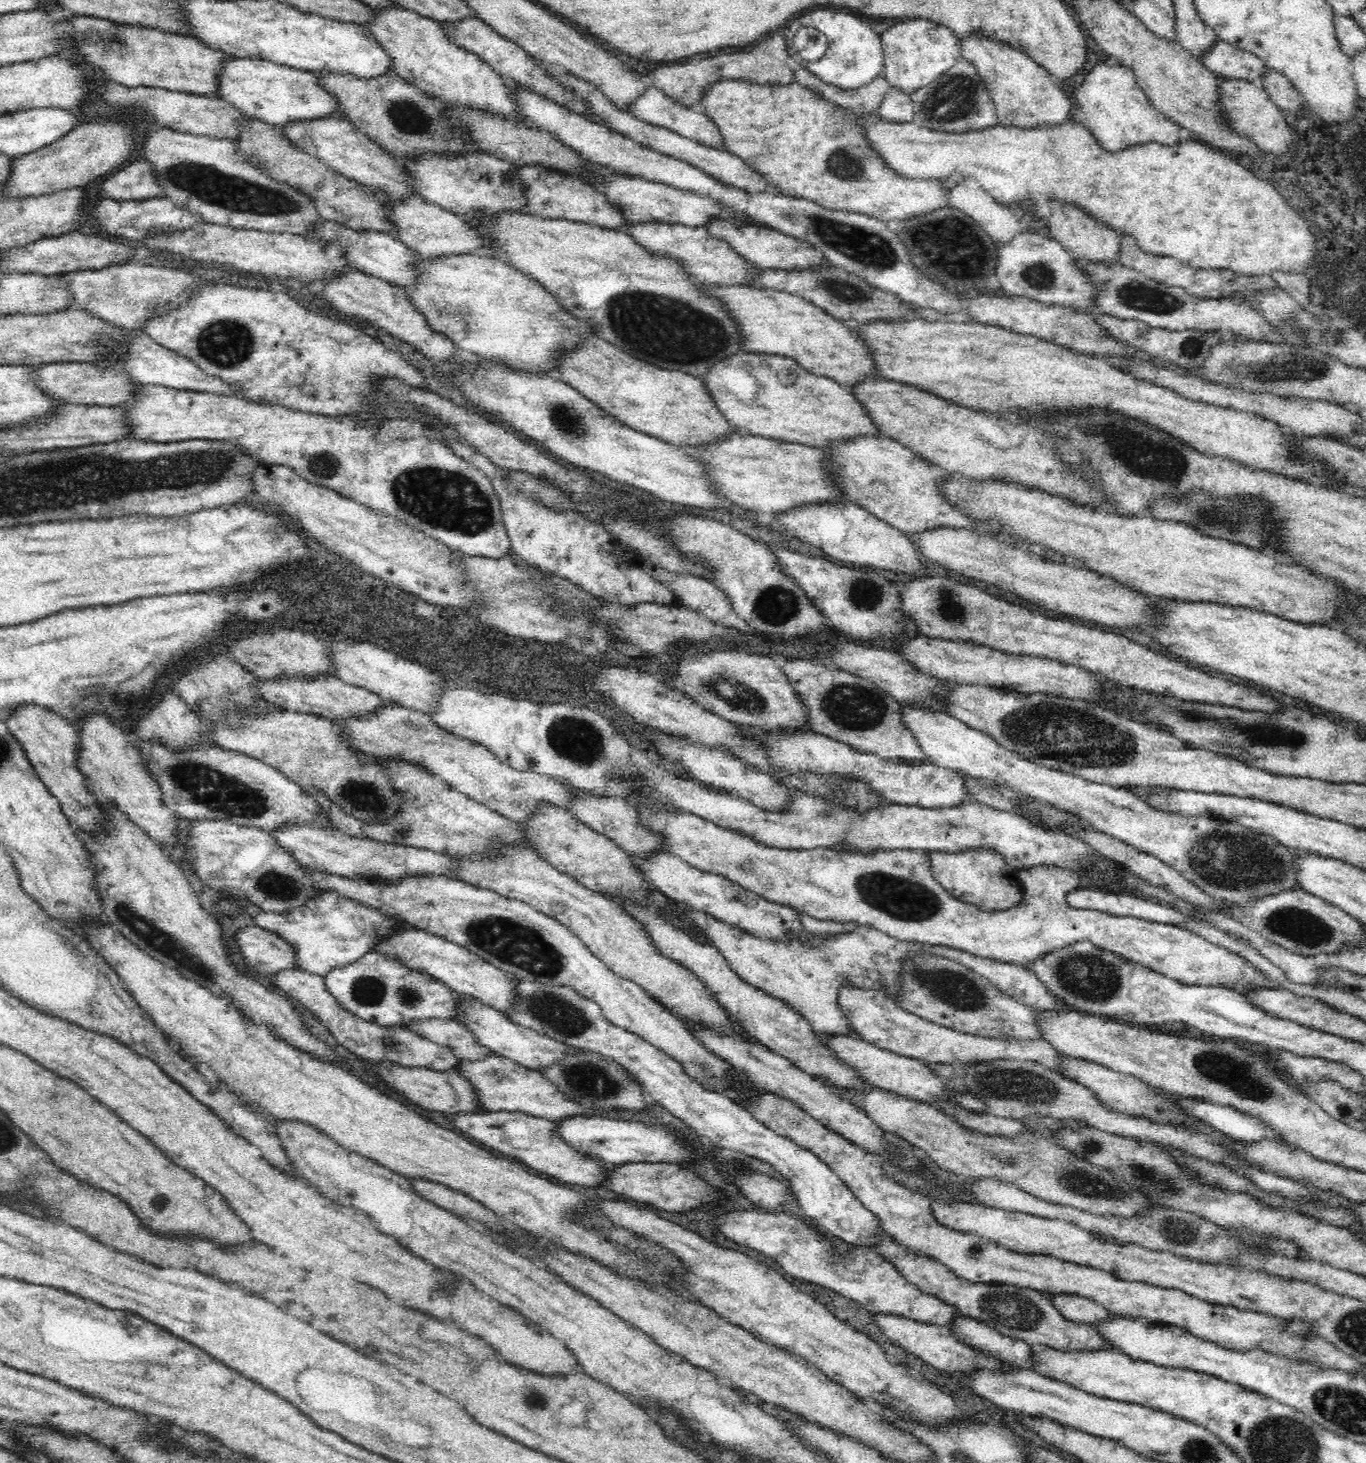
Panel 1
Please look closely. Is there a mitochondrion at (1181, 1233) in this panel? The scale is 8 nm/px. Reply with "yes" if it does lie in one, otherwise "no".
yes

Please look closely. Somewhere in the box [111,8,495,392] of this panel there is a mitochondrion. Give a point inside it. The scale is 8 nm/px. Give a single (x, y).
(233, 193)

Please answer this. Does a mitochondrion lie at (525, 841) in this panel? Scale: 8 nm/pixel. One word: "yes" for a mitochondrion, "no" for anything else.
no

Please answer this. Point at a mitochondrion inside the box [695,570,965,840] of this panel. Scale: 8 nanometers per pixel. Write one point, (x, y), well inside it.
(854, 707)

